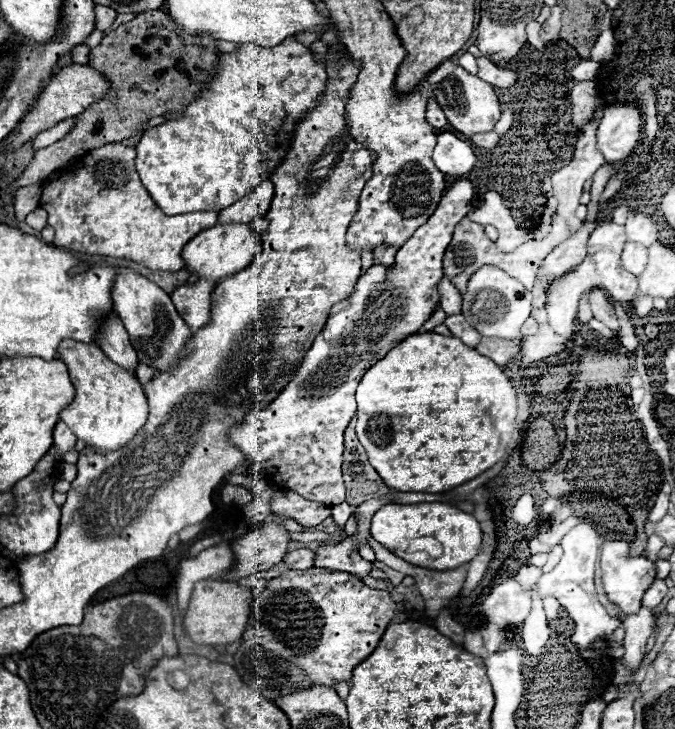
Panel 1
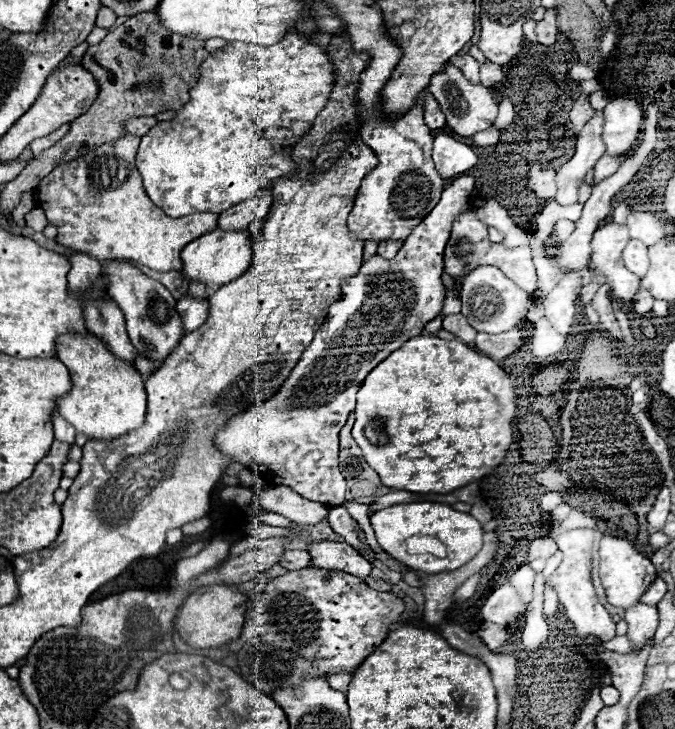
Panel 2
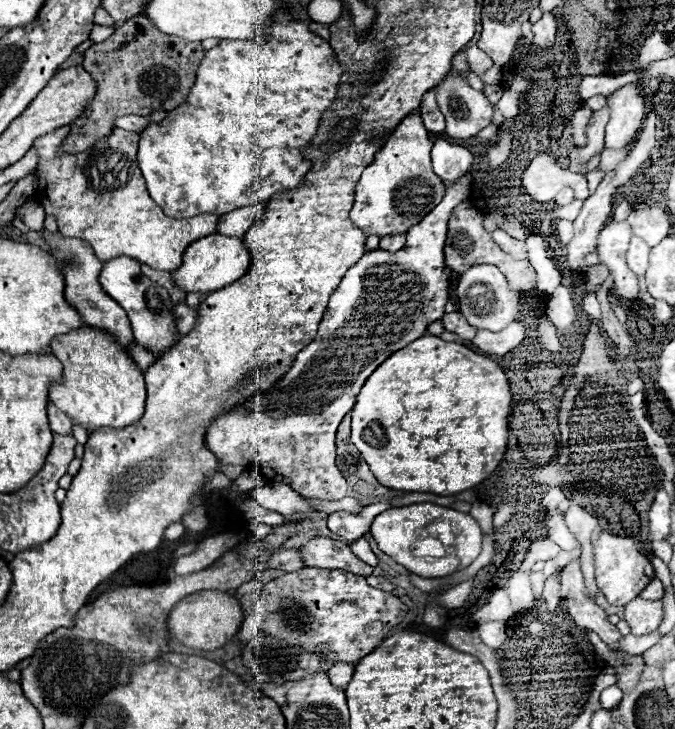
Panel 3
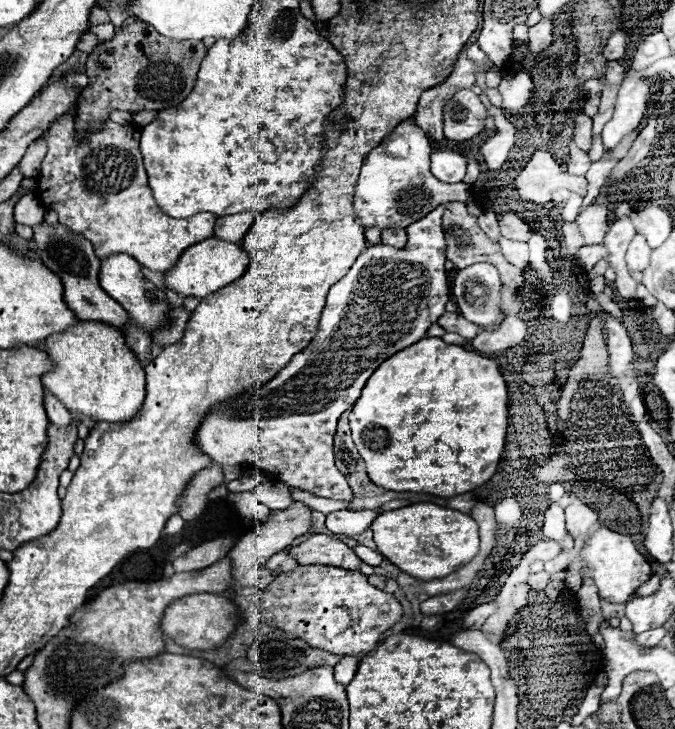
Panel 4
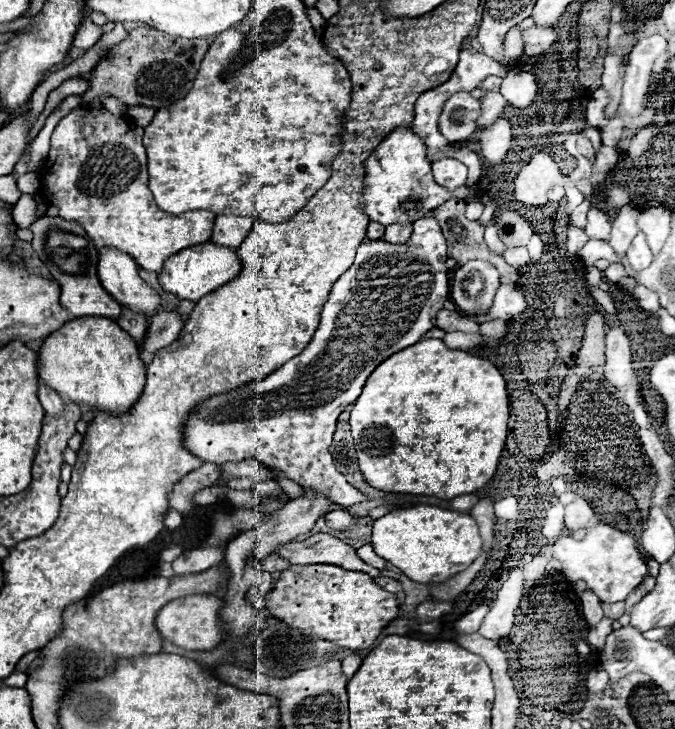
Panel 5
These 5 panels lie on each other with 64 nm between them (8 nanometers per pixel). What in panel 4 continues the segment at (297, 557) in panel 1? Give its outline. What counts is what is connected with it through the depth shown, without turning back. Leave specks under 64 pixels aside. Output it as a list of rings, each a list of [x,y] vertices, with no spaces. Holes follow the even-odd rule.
[[[278,552],[266,562],[266,568],[276,570],[276,572],[288,572],[288,570],[294,570],[296,566],[298,566],[298,562],[286,552]]]

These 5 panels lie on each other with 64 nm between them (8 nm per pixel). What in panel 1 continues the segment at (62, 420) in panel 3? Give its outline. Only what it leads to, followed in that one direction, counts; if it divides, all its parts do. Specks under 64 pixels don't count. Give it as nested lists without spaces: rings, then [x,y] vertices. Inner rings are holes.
[[[58,420],[56,428],[54,428],[54,444],[58,446],[60,454],[64,454],[64,452],[72,450],[72,448],[74,448],[74,444],[76,444],[76,438],[74,438],[72,430],[70,430],[62,420]]]

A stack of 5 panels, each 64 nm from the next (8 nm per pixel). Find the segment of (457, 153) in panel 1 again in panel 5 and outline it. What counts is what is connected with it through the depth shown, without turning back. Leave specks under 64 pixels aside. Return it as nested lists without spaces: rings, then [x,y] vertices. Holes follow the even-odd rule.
[[[442,158],[438,162],[432,164],[432,172],[434,172],[434,180],[440,186],[446,186],[448,190],[456,190],[460,186],[466,184],[466,176],[468,176],[468,168],[452,158]]]

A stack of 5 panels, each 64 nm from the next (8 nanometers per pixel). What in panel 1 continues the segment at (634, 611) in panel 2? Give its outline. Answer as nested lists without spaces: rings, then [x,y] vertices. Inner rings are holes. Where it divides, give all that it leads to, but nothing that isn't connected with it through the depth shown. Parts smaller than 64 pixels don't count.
[[[642,606],[636,614],[626,614],[622,624],[626,628],[626,636],[624,636],[624,650],[626,650],[626,654],[622,656],[622,662],[626,666],[636,668],[642,662],[644,646],[646,646],[648,638],[654,632],[656,616],[652,614],[650,608]]]

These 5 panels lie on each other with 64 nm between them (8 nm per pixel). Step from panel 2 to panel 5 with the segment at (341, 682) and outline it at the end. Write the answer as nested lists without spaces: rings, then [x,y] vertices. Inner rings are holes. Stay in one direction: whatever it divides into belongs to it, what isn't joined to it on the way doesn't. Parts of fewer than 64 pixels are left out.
[[[358,654],[346,656],[346,658],[342,660],[342,674],[344,674],[346,678],[352,678],[352,676],[356,674],[356,670],[360,668],[360,662],[362,662],[362,658],[360,658]]]

